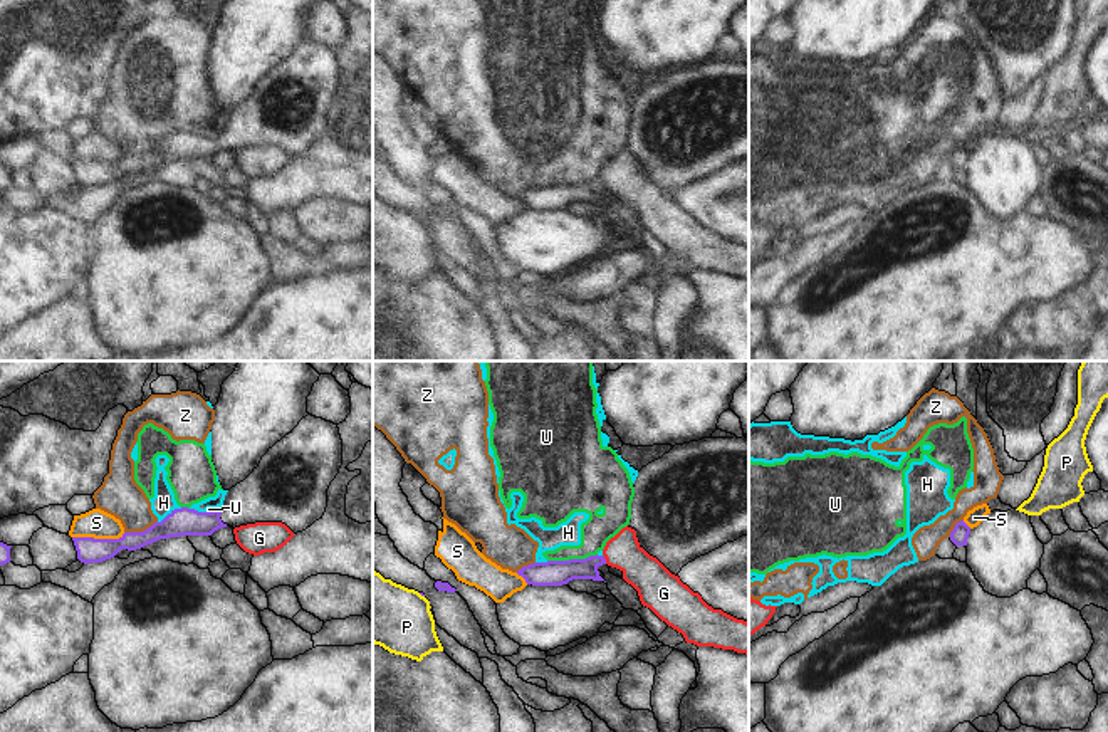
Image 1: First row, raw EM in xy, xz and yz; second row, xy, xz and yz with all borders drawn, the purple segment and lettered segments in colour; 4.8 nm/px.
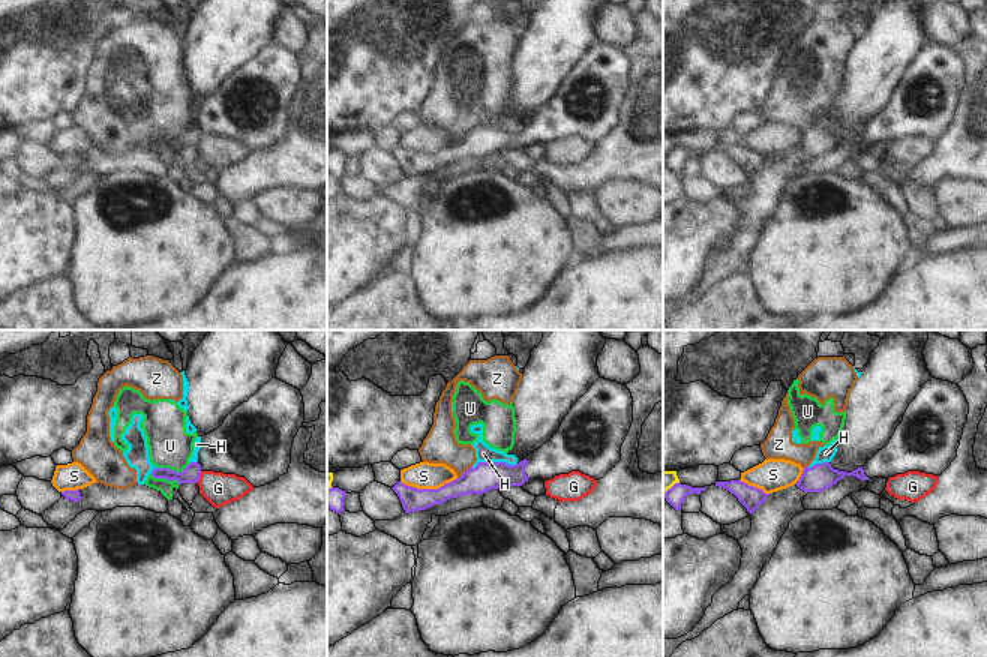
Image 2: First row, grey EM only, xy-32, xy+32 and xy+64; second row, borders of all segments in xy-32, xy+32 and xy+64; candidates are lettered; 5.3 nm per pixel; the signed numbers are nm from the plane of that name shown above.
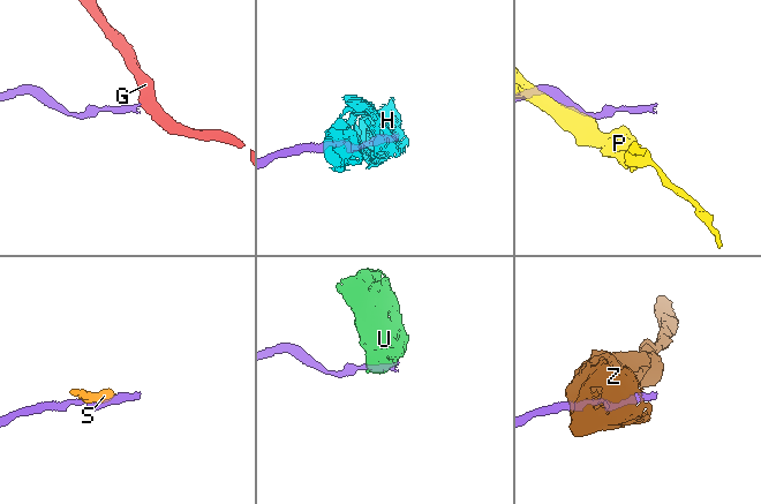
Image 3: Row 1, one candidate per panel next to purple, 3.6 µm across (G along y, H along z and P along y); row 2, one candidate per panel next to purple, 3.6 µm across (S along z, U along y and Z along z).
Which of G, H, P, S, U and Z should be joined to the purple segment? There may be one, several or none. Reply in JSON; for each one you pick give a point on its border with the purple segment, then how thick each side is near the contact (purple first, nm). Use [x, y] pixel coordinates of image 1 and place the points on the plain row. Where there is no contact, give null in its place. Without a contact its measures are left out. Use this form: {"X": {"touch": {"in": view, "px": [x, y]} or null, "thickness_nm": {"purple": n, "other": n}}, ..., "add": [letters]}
{"add": []}

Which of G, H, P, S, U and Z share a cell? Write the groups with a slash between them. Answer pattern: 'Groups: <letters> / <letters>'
Groups: G / H U Z / P S

